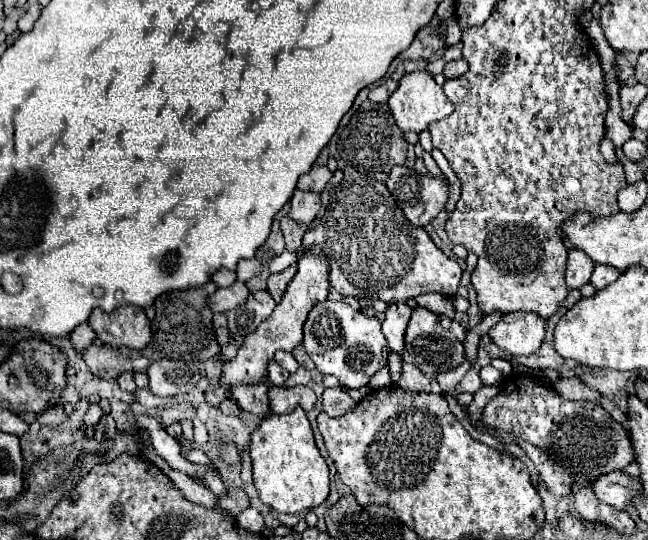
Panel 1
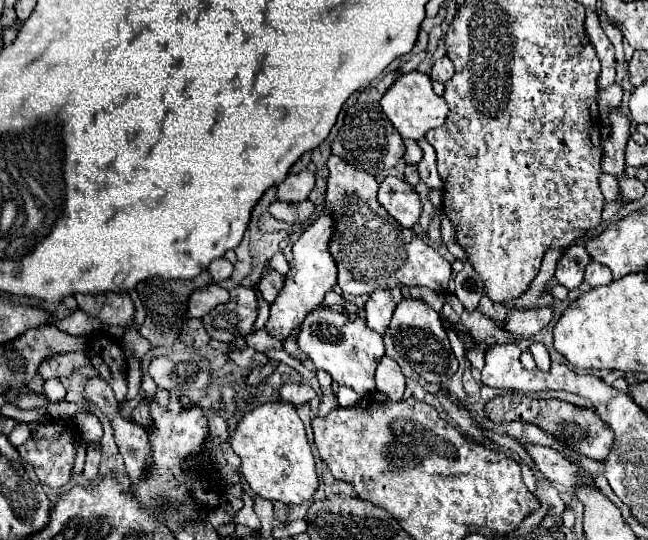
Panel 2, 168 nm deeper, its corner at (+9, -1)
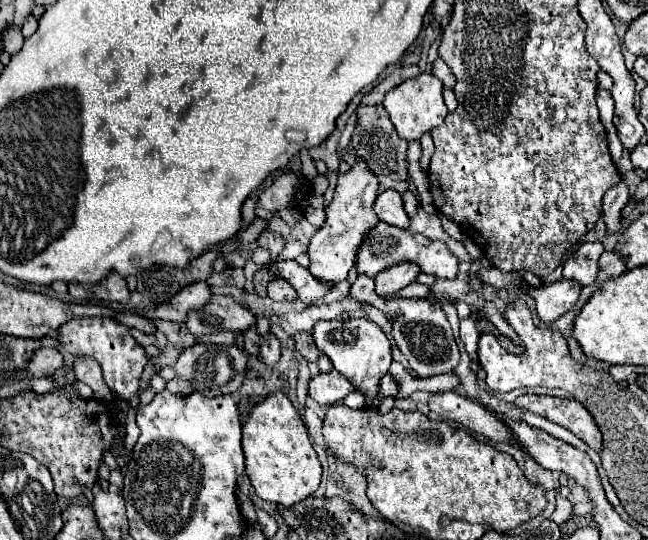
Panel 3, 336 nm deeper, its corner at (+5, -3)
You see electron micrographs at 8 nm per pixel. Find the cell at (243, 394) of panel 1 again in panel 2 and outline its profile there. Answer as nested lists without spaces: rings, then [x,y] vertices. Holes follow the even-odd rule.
[[[271,361],[269,367],[257,367],[257,369],[253,369],[247,378],[247,383],[251,386],[257,386],[262,379],[269,377],[269,375],[275,371],[275,365],[277,365],[277,363]]]

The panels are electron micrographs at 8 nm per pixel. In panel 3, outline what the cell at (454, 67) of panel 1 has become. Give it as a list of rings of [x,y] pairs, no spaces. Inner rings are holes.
[[[437,57],[433,61],[433,75],[443,83],[445,89],[453,89],[455,87],[455,75],[451,73],[451,69],[447,67],[447,63],[441,57]]]

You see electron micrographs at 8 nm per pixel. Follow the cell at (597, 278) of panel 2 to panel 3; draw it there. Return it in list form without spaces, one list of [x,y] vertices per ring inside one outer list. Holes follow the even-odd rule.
[[[605,251],[605,253],[601,255],[601,259],[599,259],[599,265],[601,265],[601,269],[603,269],[607,275],[611,275],[611,277],[617,277],[617,275],[625,273],[623,257],[621,257],[619,253],[615,253],[615,251]]]

